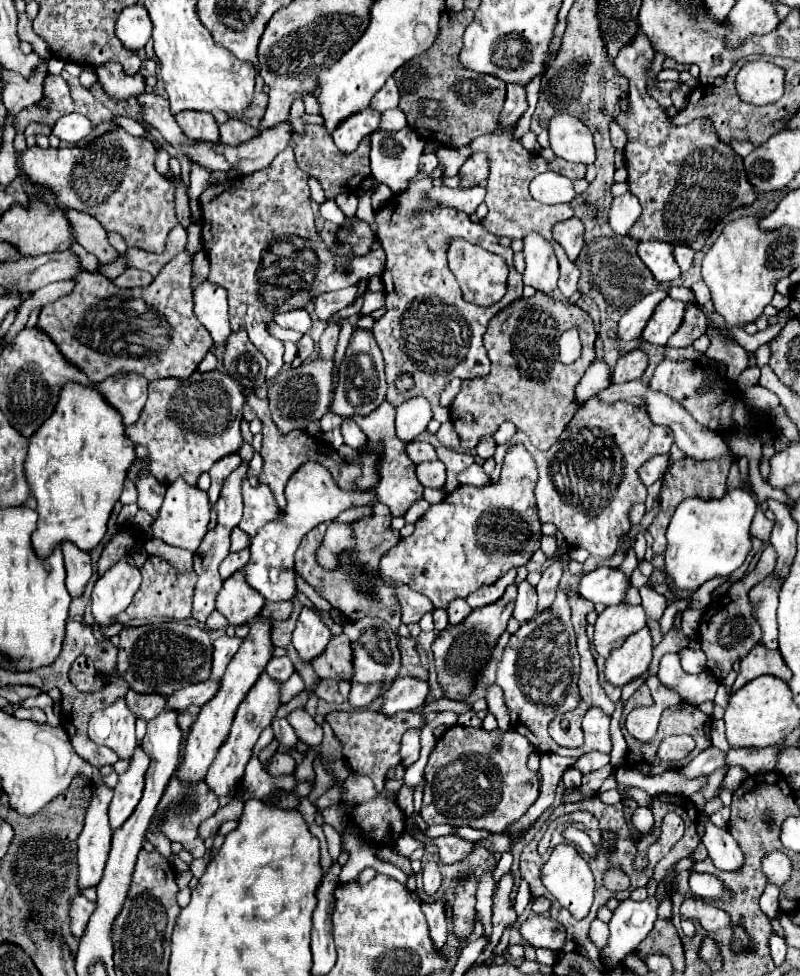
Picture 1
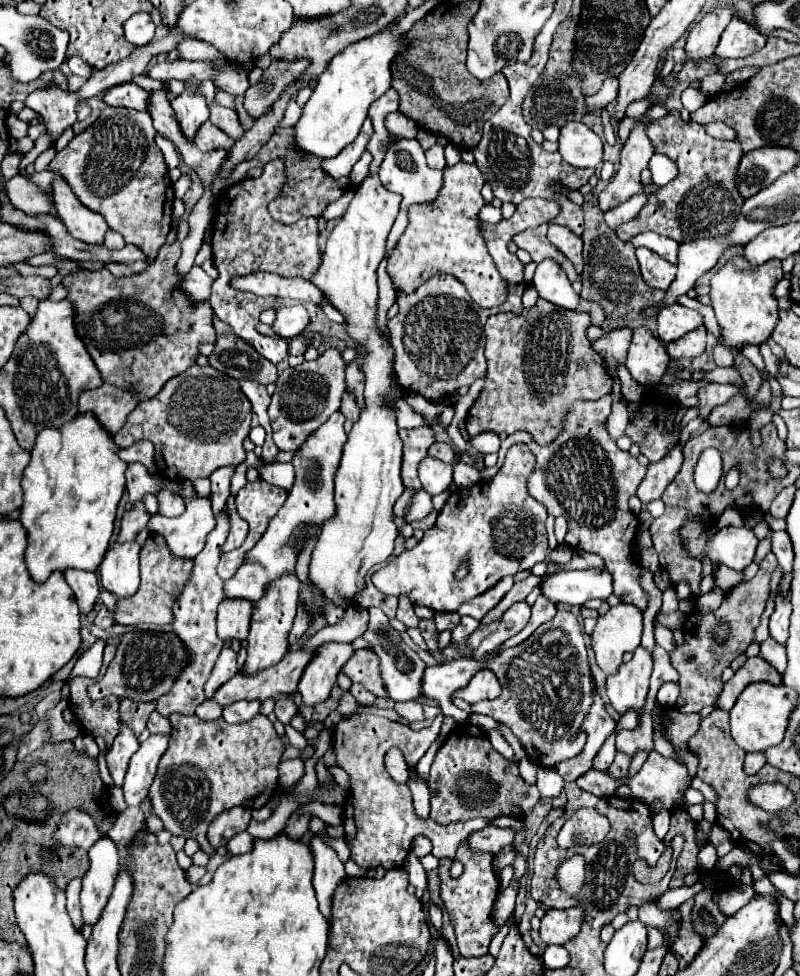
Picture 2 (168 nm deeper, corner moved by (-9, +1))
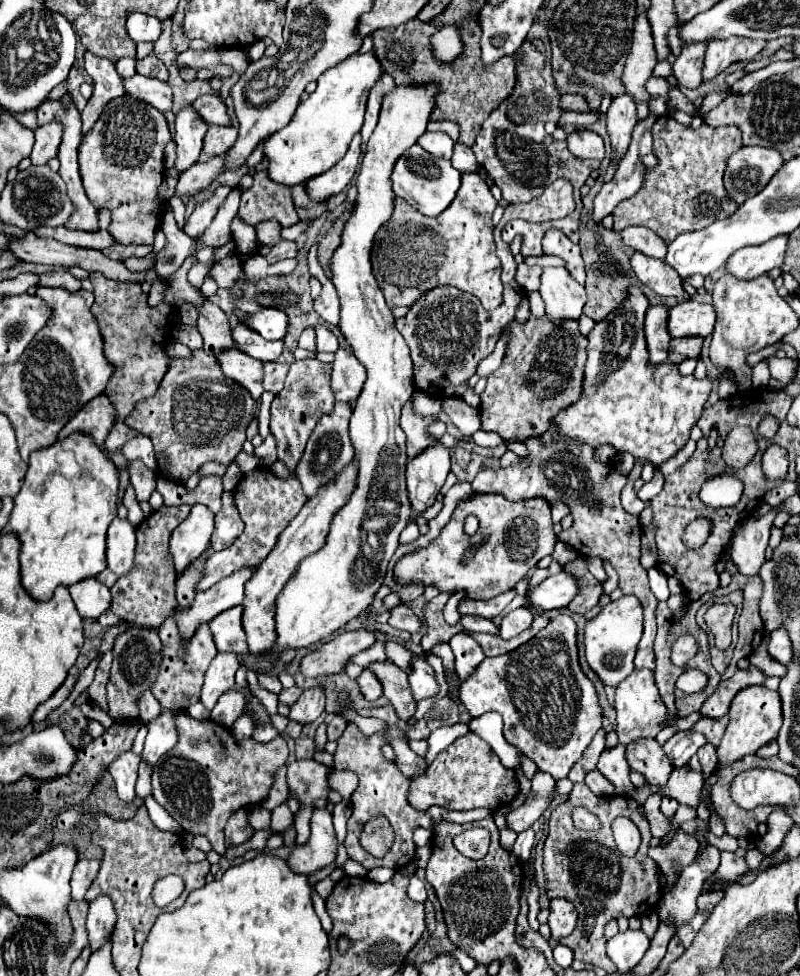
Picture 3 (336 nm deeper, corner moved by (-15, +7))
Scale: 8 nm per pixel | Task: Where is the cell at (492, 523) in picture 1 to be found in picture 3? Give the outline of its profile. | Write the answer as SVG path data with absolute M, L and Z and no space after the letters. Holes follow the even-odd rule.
M475 493L471 499L461 501L451 515L451 521L441 529L439 537L433 539L427 547L415 549L403 555L393 569L395 581L399 585L421 583L423 587L433 585L441 593L465 591L467 599L491 599L511 587L515 587L539 559L553 553L557 535L553 533L551 523L551 505L541 499L523 499L509 501L497 493ZM467 515L477 515L479 531L471 537L463 531ZM479 543L475 557L463 565L461 557L465 549Z

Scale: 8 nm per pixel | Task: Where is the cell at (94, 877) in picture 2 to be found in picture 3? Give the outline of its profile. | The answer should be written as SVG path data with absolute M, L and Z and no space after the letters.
M99 895L93 901L89 901L89 915L87 915L87 933L89 933L89 945L91 951L99 949L109 933L115 927L115 909L107 895Z

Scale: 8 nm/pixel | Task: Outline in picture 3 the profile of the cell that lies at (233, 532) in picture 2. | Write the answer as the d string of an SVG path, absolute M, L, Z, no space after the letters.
M231 491L223 493L223 507L215 515L215 533L211 537L211 547L213 551L223 551L229 547L245 529L245 523L239 517L235 497Z

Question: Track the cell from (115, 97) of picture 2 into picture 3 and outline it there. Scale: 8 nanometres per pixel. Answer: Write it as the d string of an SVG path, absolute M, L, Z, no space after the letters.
M87 51L85 53L85 71L93 77L95 89L93 89L93 95L87 103L87 107L81 113L83 133L87 133L93 127L93 123L99 119L101 111L105 109L105 105L111 99L127 95L125 85L123 85L123 77L117 73L115 65L109 59L97 57L97 55Z

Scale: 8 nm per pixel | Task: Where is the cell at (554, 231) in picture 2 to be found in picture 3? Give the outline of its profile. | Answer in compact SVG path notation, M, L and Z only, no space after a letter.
M549 229L543 237L543 251L545 251L545 255L557 255L557 257L565 259L567 269L571 269L571 275L581 285L585 285L585 265L583 265L581 249L563 231Z

